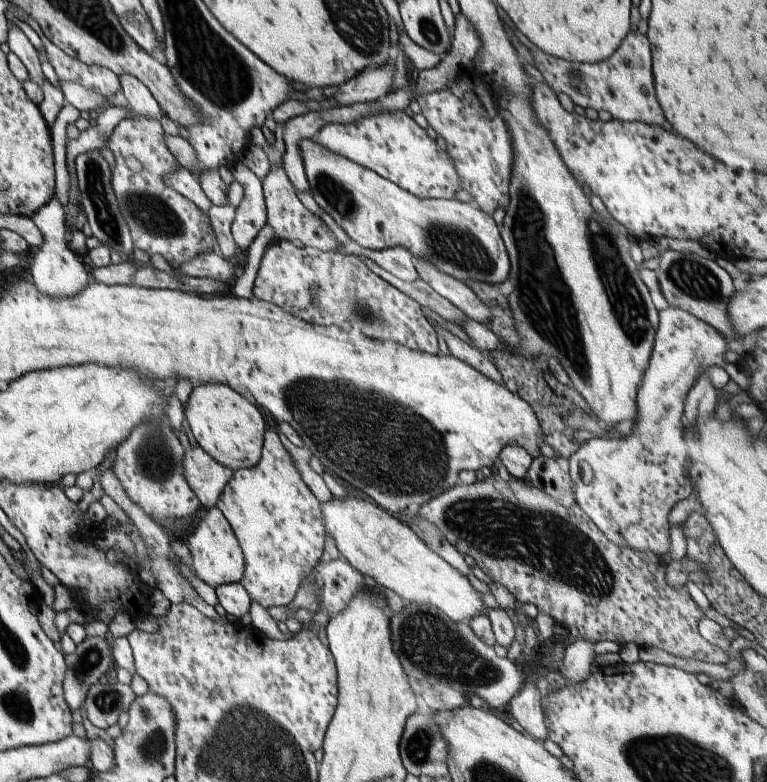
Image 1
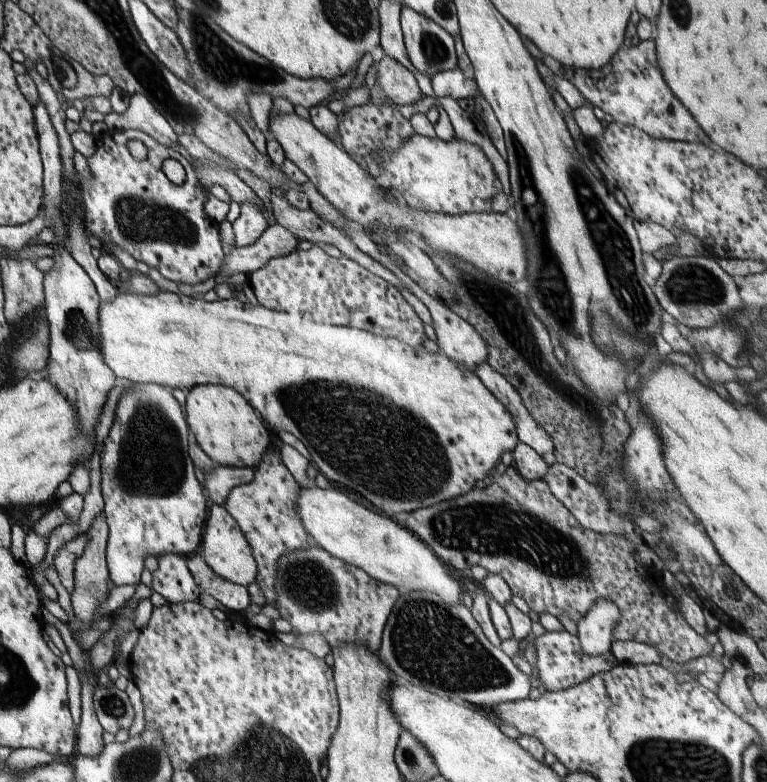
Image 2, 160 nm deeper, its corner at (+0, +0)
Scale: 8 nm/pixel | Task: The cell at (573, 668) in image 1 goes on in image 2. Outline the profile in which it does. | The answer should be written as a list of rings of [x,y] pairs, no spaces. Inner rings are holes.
[[[596,600],[584,614],[582,620],[578,620],[578,638],[582,652],[588,656],[604,655],[611,651],[614,642],[614,626],[620,618],[618,608],[614,602],[608,600]]]

